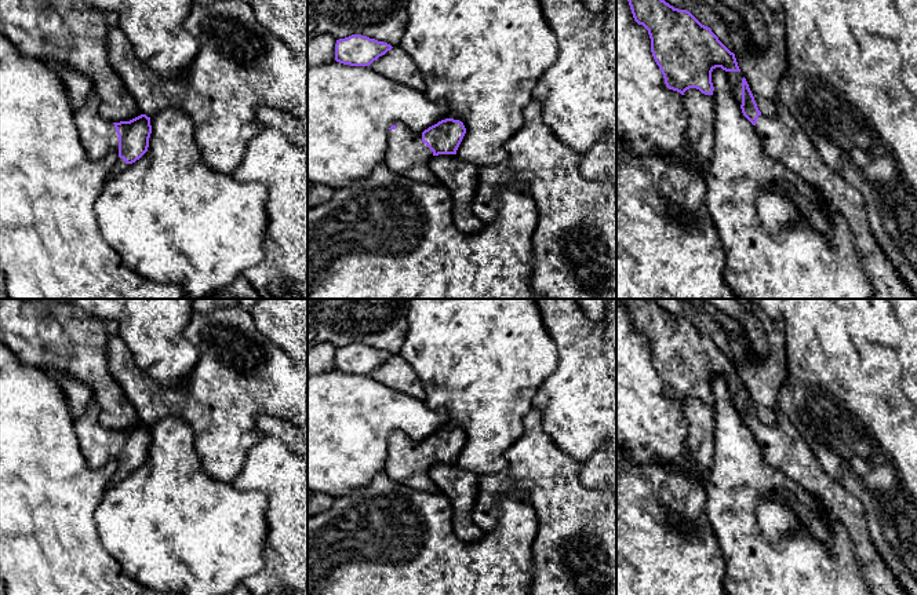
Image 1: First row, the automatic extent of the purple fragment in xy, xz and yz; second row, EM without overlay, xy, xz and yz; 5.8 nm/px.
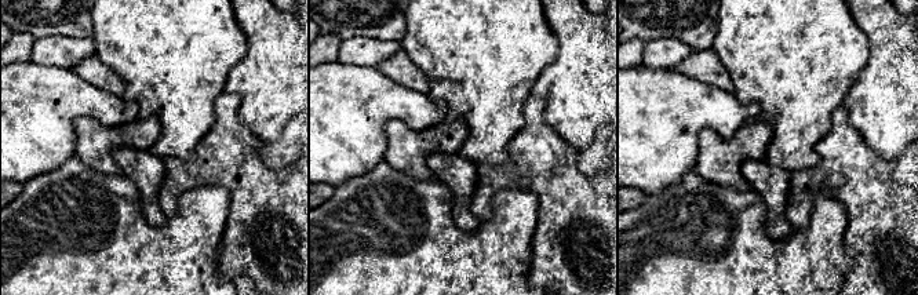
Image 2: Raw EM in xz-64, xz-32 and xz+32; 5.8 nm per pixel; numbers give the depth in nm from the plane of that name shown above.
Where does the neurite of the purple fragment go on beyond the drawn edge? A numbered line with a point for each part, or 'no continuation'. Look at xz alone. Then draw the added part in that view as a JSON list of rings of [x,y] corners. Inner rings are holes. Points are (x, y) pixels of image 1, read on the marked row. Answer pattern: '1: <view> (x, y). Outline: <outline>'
1: xz (406, 154). Outline: [[[405,125],[387,131],[385,164],[394,174],[436,185],[439,180],[427,164],[432,157],[433,152],[422,142],[422,134],[415,134]]]

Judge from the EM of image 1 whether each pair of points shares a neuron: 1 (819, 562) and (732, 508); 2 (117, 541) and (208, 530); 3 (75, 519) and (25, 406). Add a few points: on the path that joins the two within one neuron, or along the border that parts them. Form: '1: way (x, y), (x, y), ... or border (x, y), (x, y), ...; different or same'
1: way (794, 562), (774, 562), (745, 533); same
2: way (139, 535), (186, 532); same
3: way (47, 492), (25, 470), (25, 434); same

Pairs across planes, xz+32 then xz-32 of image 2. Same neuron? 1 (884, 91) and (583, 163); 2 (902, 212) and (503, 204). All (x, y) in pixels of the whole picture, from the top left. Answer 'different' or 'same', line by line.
1: different
2: different

